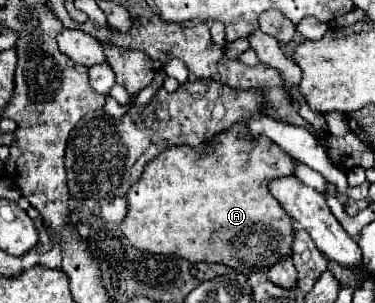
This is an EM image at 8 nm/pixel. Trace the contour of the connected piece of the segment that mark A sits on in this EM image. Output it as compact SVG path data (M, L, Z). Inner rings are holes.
M237 122L223 134L217 134L203 156L189 146L173 146L155 158L155 162L149 162L141 180L127 192L129 214L121 224L123 234L139 250L181 256L189 262L225 264L243 274L267 272L273 264L291 256L295 240L293 218L273 198L269 182L293 176L295 164L297 160L267 136L251 136L247 124L243 122Z

